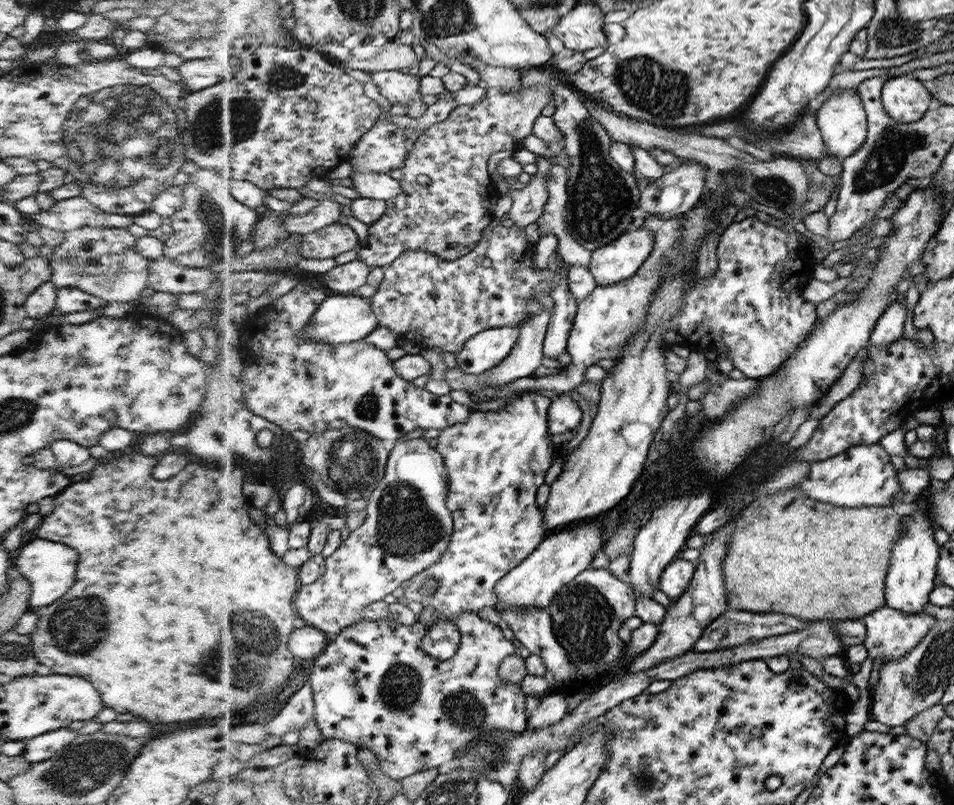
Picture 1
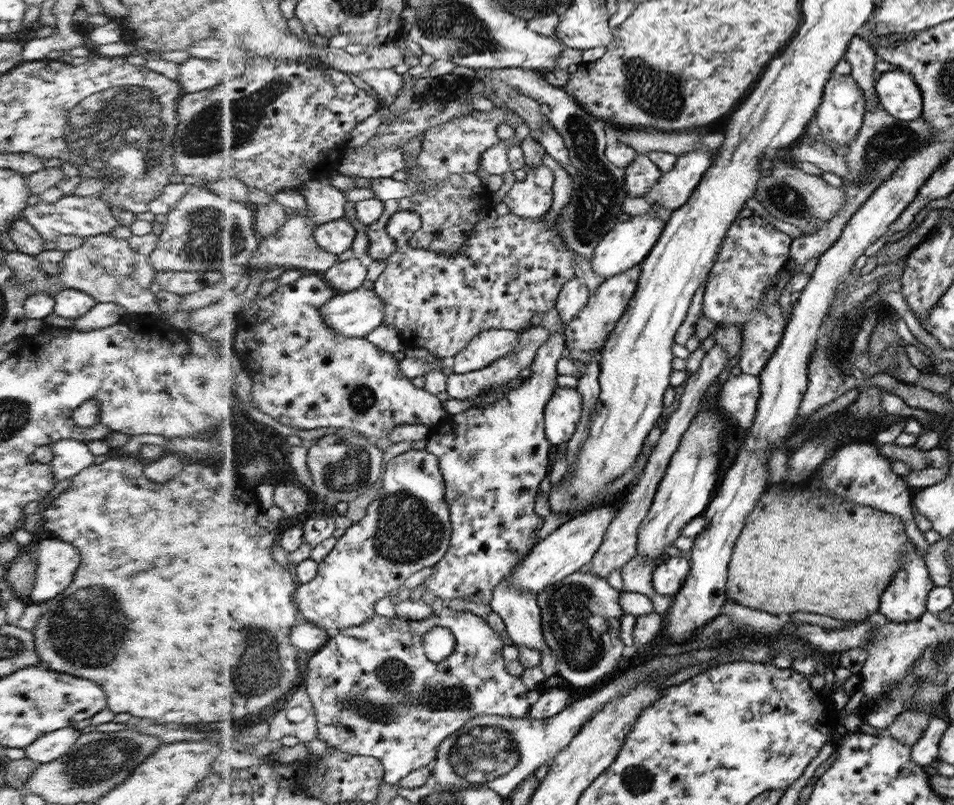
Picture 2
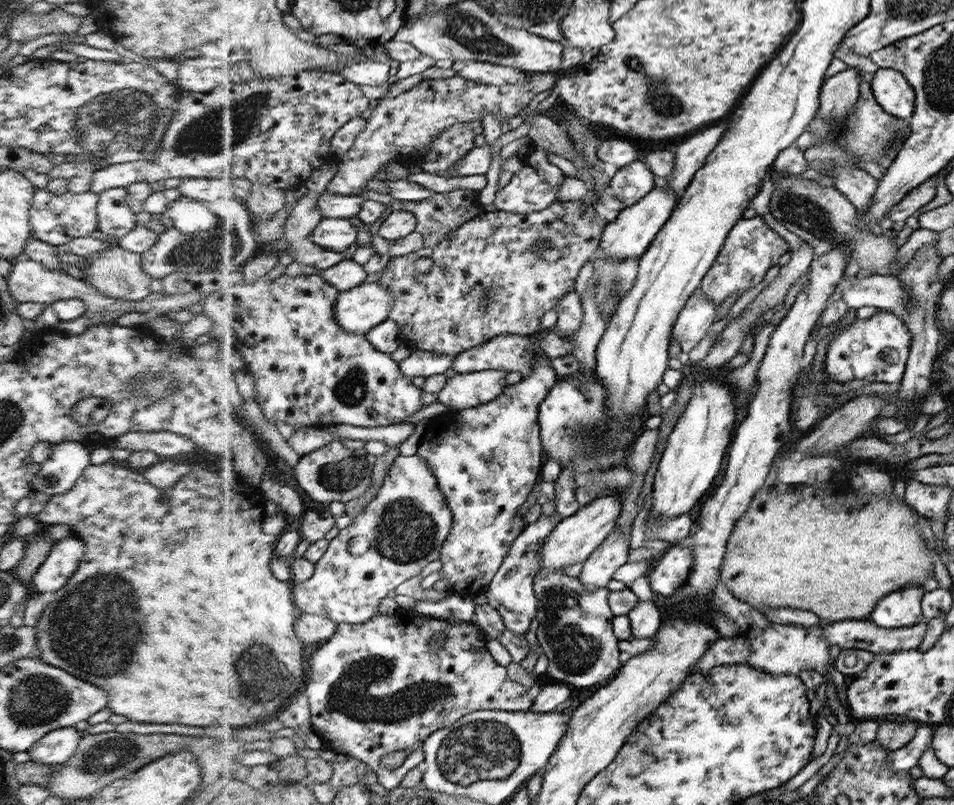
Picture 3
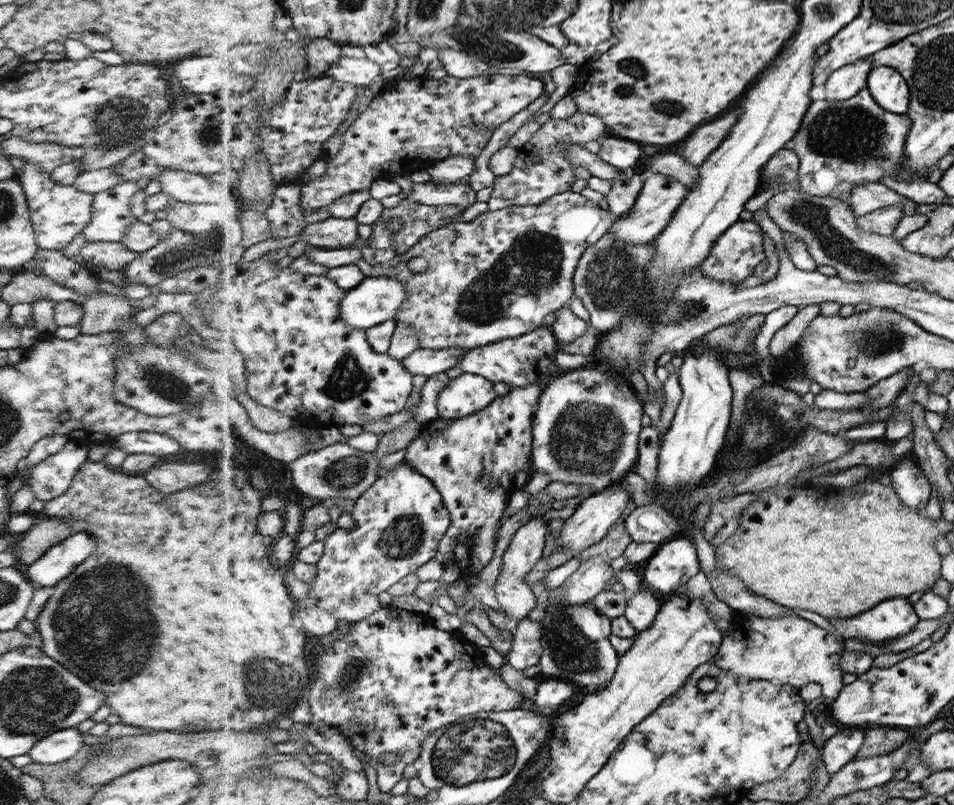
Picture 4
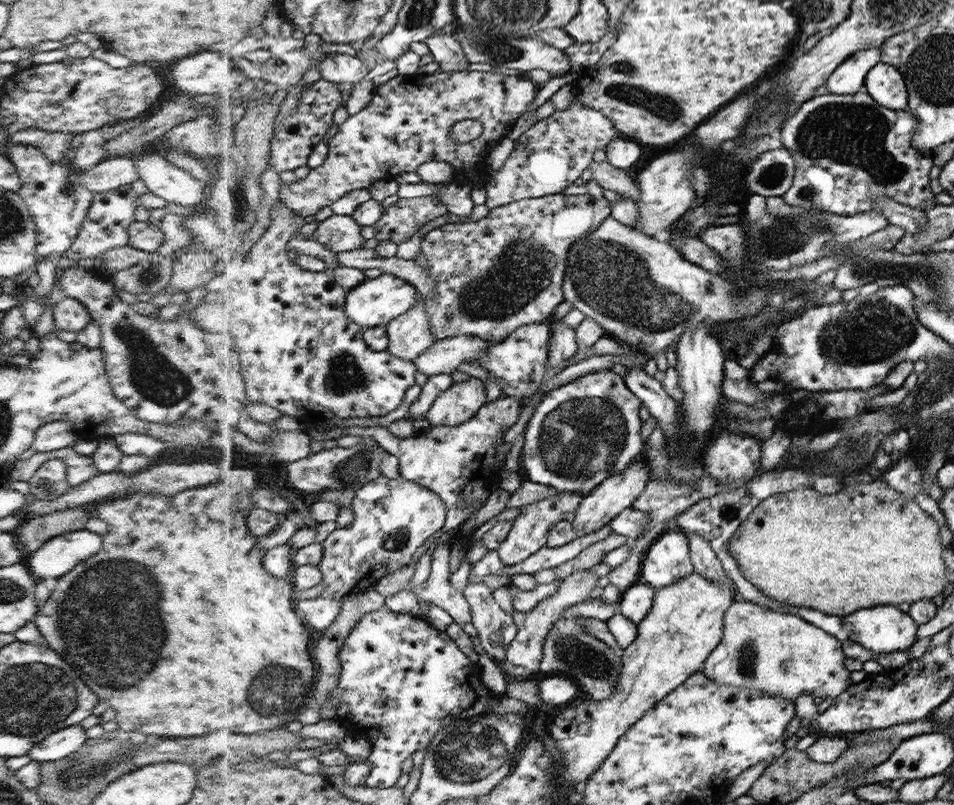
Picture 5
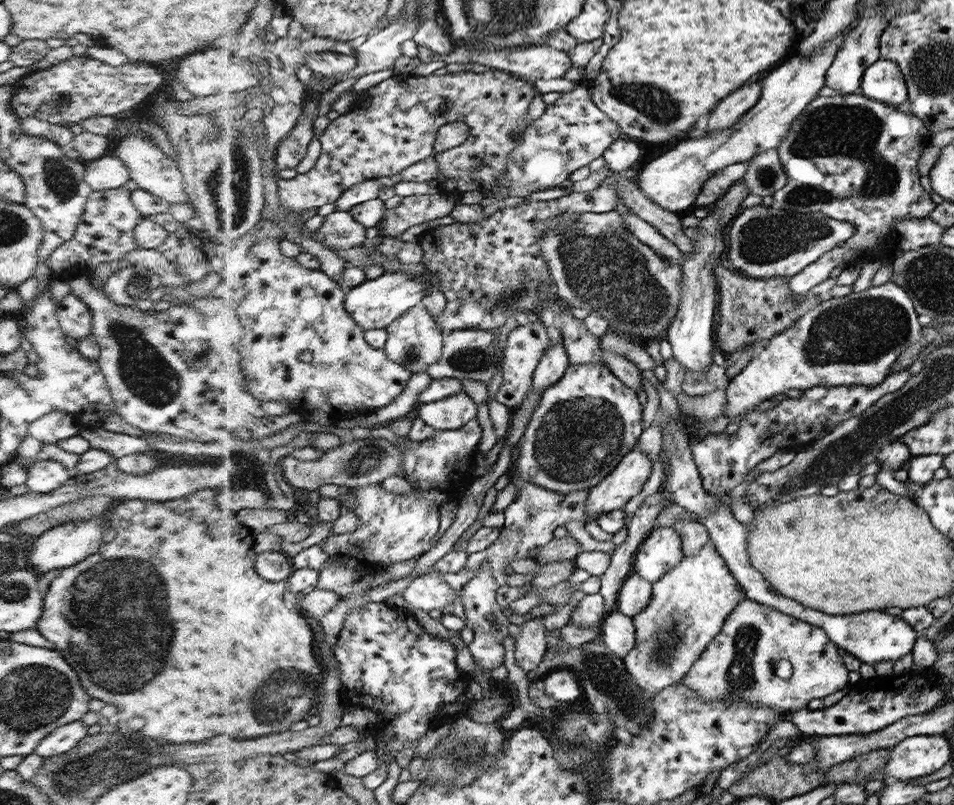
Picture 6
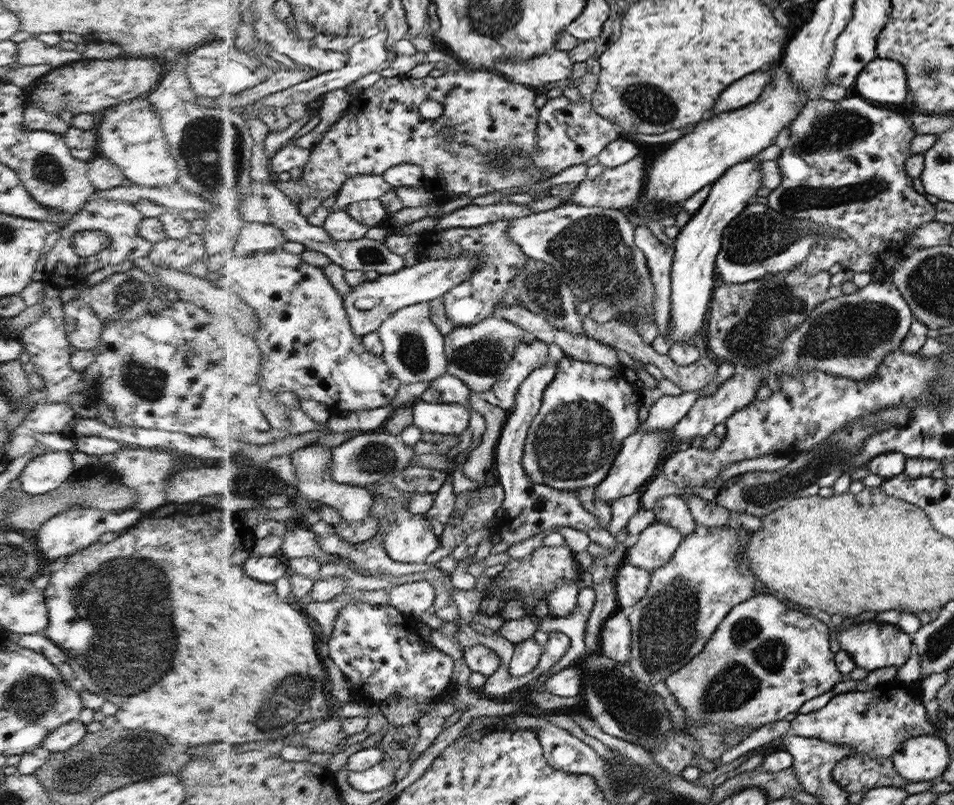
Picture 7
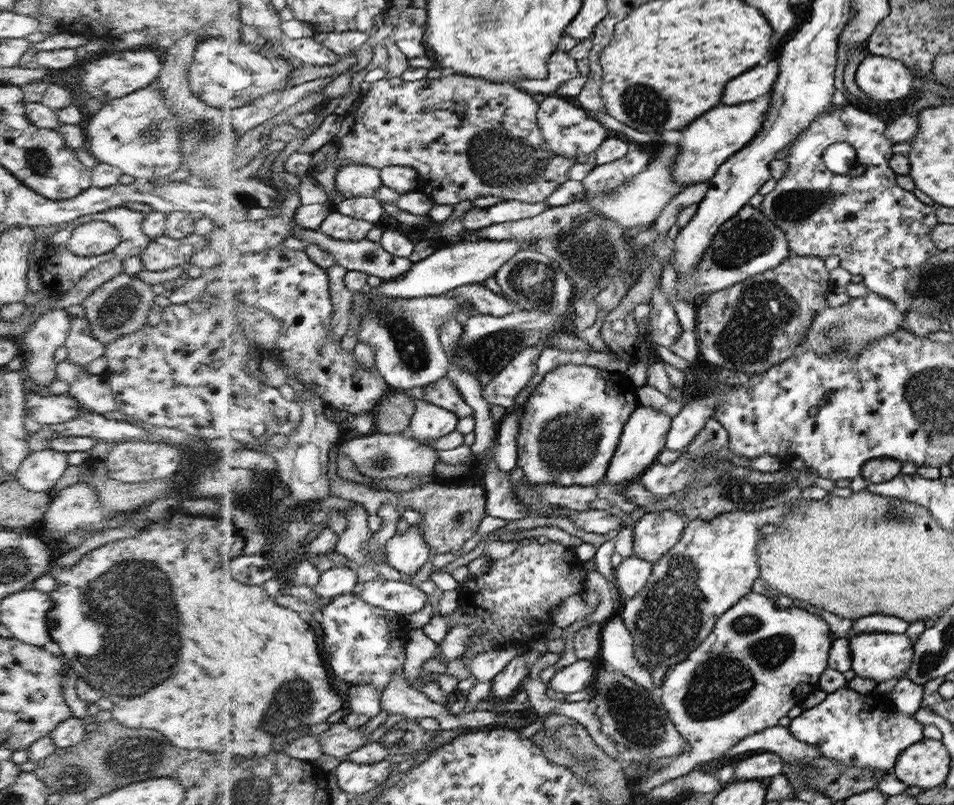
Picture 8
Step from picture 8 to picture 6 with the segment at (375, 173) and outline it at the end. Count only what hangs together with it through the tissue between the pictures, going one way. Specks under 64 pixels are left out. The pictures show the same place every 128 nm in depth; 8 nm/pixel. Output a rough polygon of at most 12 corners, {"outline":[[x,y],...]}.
{"outline":[[401,174],[361,182],[342,195],[336,210],[351,212],[377,199],[385,186],[403,181]]}

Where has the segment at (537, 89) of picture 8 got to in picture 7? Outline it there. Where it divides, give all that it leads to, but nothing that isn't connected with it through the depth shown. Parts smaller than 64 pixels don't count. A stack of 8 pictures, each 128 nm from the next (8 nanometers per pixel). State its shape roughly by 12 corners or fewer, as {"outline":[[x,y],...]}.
{"outline":[[551,49],[530,61],[496,63],[493,71],[543,91],[568,79],[574,62]]}

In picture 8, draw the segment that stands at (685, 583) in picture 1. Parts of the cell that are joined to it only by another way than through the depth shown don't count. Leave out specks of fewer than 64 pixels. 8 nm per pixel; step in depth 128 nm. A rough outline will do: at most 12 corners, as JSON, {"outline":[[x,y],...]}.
{"outline":[[670,510],[632,528],[632,557],[653,564],[681,541],[688,521]]}

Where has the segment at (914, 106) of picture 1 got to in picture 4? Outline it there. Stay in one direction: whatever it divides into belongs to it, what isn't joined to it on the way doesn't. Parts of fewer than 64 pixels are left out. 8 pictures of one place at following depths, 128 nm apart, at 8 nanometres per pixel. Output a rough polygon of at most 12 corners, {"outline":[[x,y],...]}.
{"outline":[[874,66],[870,95],[888,112],[904,114],[909,84],[894,67]]}

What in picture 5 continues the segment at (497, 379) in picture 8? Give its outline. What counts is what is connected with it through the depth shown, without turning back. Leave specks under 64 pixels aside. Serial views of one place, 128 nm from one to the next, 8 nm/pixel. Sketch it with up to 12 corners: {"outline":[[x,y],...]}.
{"outline":[[524,325],[490,344],[481,367],[502,381],[506,397],[539,390],[550,330]]}

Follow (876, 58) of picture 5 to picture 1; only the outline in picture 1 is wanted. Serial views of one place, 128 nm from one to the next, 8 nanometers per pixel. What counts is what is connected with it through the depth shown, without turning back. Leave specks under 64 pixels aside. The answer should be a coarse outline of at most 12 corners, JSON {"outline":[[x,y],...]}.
{"outline":[[836,90],[815,115],[828,154],[860,150],[867,114],[856,90]]}

